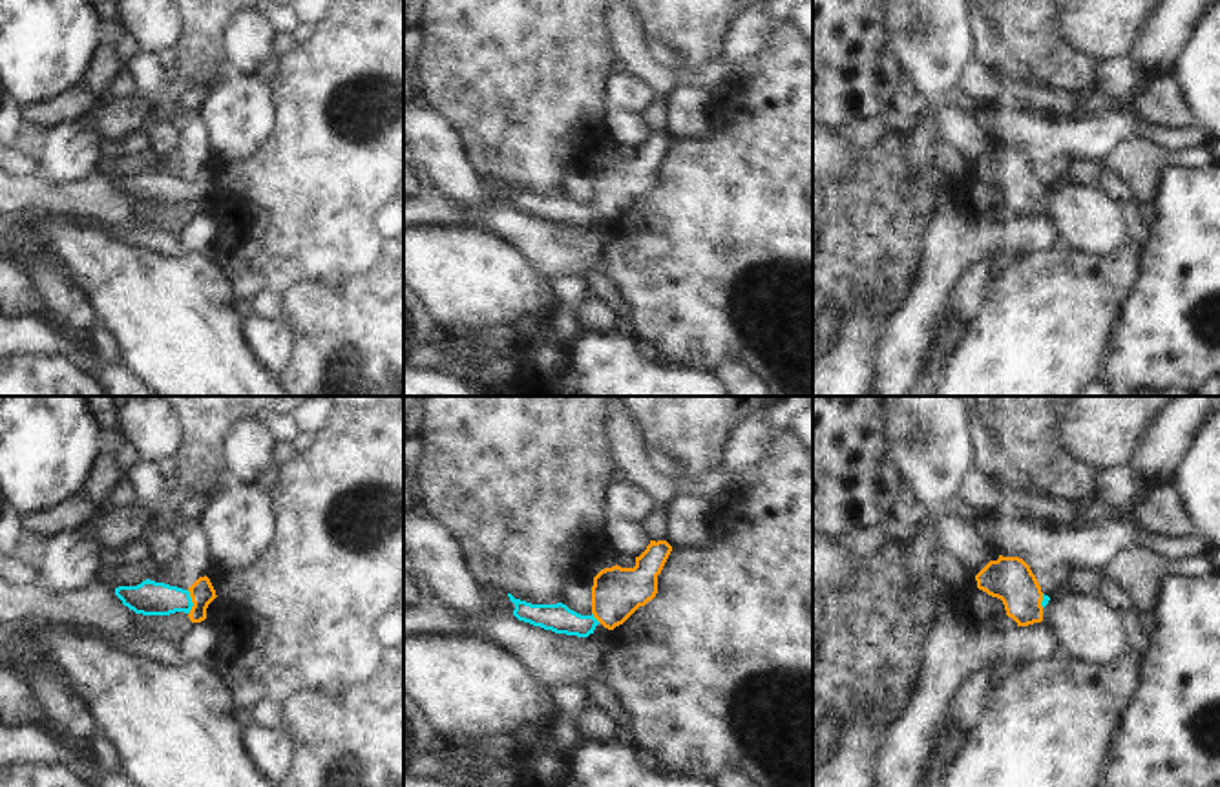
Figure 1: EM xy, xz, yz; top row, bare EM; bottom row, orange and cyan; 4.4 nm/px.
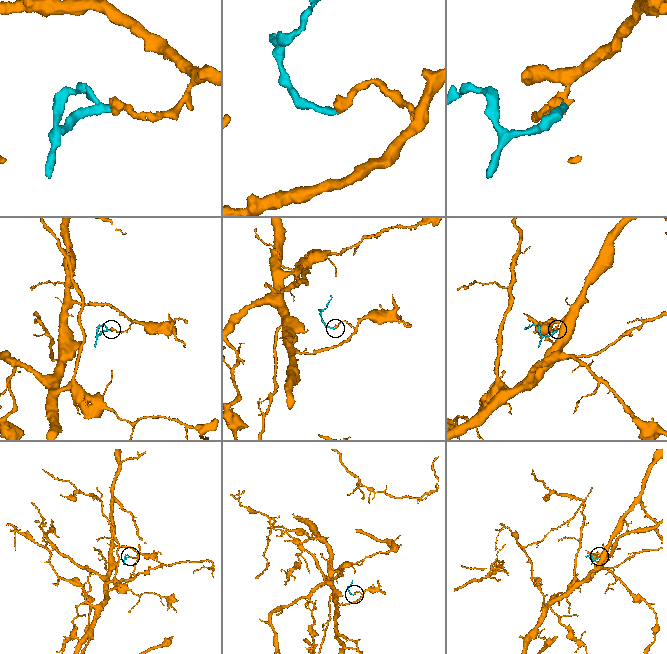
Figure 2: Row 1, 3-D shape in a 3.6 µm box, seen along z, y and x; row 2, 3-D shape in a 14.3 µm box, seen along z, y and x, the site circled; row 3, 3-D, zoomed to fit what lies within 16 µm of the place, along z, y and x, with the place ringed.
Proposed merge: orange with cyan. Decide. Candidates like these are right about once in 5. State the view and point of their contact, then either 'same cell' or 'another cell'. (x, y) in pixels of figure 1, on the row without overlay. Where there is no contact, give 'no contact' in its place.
meets orange in xy at (192, 192); same cell

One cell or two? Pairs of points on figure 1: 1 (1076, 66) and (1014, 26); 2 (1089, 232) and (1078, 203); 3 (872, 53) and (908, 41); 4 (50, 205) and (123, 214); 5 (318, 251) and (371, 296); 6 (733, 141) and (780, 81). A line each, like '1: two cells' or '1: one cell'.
1: one cell
2: one cell
3: two cells
4: one cell
5: two cells
6: one cell

